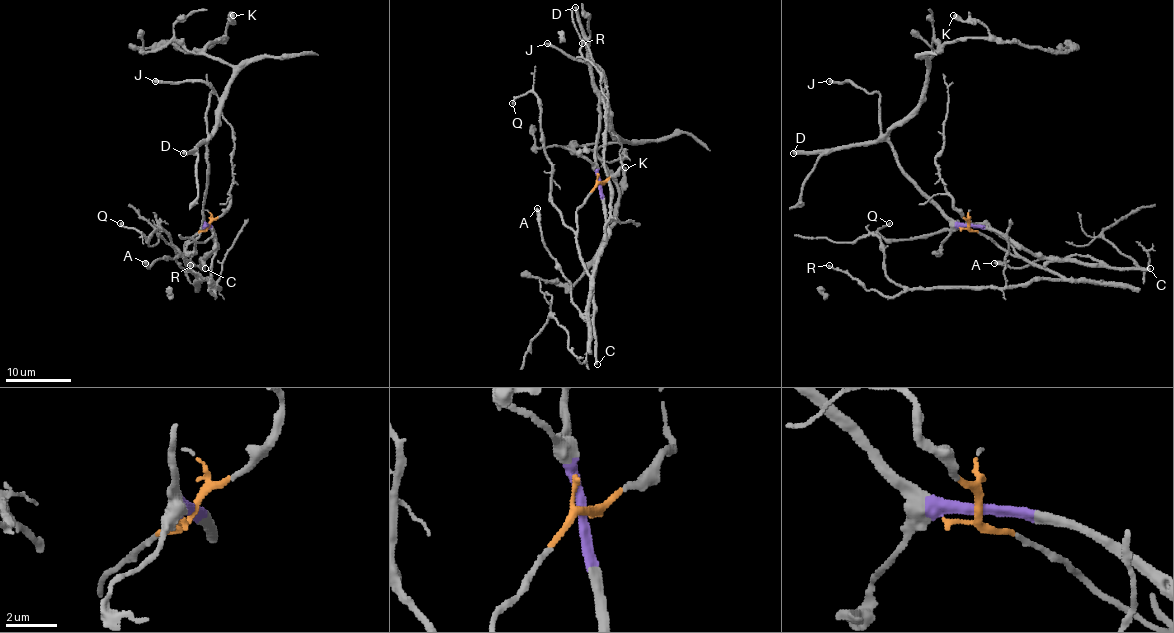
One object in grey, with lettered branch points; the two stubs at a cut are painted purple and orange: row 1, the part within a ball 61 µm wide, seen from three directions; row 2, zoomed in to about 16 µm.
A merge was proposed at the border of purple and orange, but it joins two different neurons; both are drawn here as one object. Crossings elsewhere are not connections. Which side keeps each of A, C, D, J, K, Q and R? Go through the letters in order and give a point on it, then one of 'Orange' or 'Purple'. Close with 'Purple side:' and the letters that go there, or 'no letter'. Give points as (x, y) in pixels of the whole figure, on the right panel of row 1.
A: Place: (994, 263). Purple
C: Place: (1150, 268). Purple
D: Place: (793, 153). Purple
J: Place: (829, 81). Purple
K: Place: (953, 15). Purple
Q: Place: (889, 223). Orange
R: Place: (829, 265). Orange
Purple side: A, C, D, J, K

